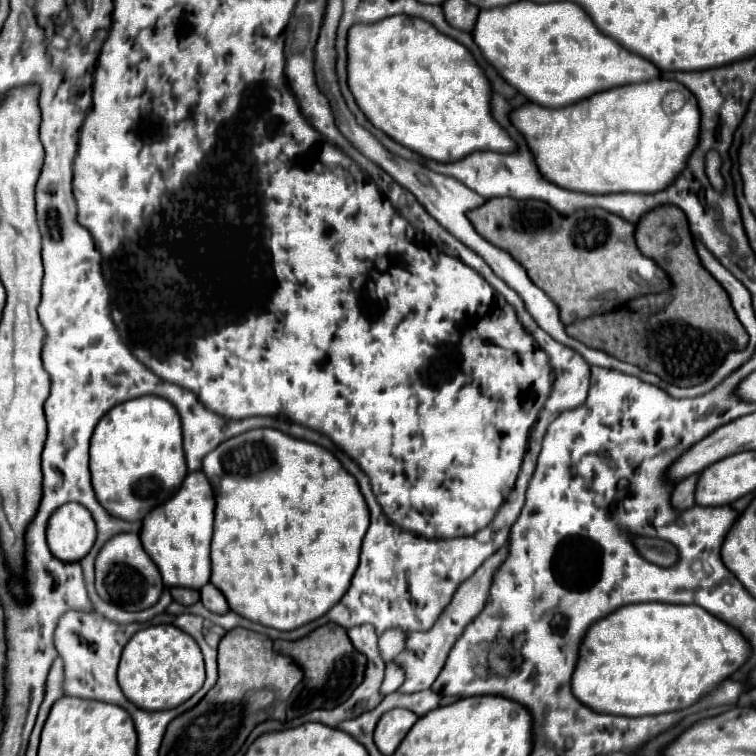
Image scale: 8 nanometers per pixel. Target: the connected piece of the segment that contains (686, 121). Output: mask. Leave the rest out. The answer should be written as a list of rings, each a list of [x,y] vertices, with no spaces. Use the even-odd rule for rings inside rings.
[[[654,79],[654,81],[646,81],[646,83],[630,83],[626,87],[614,87],[610,91],[600,91],[598,95],[590,95],[590,99],[582,99],[580,103],[566,105],[560,109],[546,109],[536,103],[526,103],[526,105],[510,111],[510,121],[524,135],[524,139],[534,155],[534,163],[546,181],[552,181],[554,185],[558,185],[562,189],[570,189],[570,191],[578,191],[578,193],[618,193],[618,191],[650,193],[650,191],[660,191],[662,187],[666,187],[666,183],[670,183],[670,179],[674,179],[674,175],[678,175],[678,171],[682,171],[682,163],[686,163],[686,155],[690,155],[690,151],[694,149],[694,135],[698,135],[698,103],[694,103],[694,95],[690,95],[690,91],[686,91],[686,87],[682,87],[678,81]],[[668,91],[680,91],[686,97],[684,107],[676,113],[666,113],[662,109],[662,99]]]

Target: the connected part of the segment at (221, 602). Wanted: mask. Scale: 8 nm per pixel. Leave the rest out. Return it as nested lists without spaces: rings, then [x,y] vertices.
[[[206,583],[202,589],[200,589],[200,595],[202,595],[202,603],[208,611],[212,613],[226,613],[230,607],[226,603],[226,597],[212,585],[212,583]]]

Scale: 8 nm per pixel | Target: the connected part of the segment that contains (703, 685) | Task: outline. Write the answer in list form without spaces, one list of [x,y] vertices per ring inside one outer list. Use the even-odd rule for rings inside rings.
[[[624,605],[592,623],[586,631],[578,647],[578,661],[570,687],[580,703],[598,713],[660,715],[662,711],[678,711],[696,703],[702,693],[716,689],[722,679],[732,675],[748,659],[748,655],[750,645],[746,639],[698,605]]]

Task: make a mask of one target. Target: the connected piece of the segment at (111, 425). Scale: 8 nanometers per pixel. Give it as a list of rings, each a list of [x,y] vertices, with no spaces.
[[[138,397],[106,413],[90,443],[90,475],[98,503],[124,521],[142,521],[154,507],[170,499],[188,475],[182,451],[180,415],[162,397]]]

